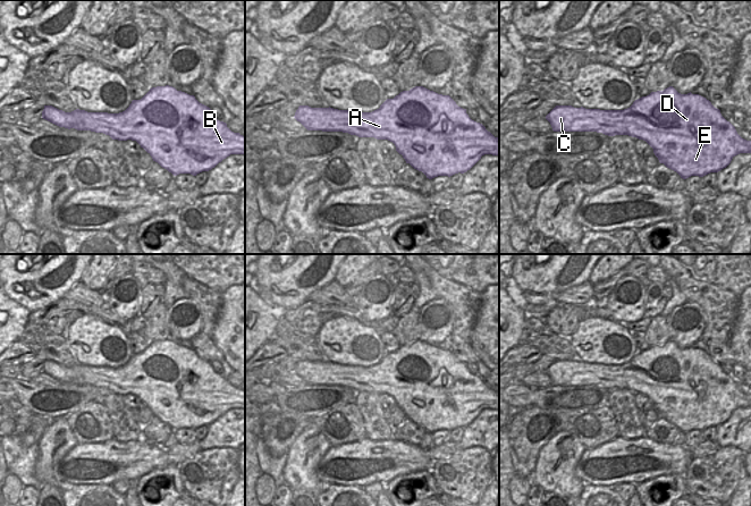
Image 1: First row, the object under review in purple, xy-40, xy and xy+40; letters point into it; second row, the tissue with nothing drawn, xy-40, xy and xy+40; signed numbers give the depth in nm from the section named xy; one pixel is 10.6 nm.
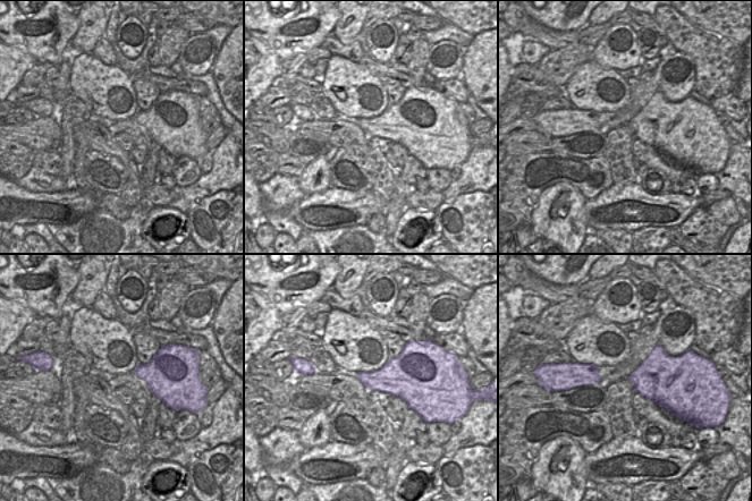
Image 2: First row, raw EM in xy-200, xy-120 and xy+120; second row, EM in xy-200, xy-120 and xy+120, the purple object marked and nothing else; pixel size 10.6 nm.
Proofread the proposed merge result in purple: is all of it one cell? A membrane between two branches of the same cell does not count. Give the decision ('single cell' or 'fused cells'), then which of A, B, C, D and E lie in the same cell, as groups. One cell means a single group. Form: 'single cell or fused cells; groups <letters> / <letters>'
single cell; groups A B C D E

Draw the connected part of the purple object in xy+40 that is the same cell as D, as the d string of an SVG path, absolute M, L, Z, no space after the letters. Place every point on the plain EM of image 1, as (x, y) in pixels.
M673 340L664 345L651 346L633 356L624 364L600 364L556 360L547 370L554 386L597 386L608 390L628 389L645 395L652 403L660 418L676 425L681 432L691 430L703 431L726 422L732 413L740 407L751 407L751 395L742 393L735 381L727 376L709 354L699 349L678 347Z

